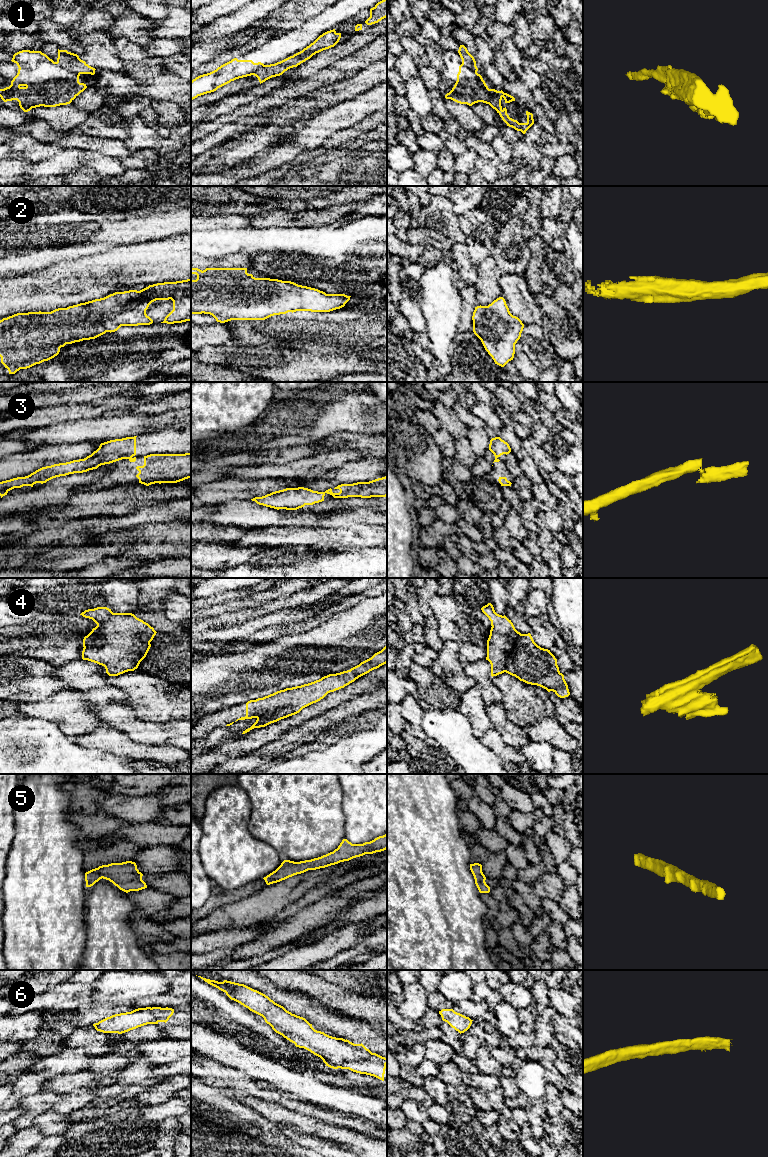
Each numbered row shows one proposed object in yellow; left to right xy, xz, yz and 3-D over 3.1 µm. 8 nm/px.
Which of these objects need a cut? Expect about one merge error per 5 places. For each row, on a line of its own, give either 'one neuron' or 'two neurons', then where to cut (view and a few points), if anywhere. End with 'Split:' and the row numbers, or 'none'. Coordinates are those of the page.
1: two neurons | xy (56, 62), (79, 74)
2: one neuron | no cut
3: two neurons | xy (131, 457), (129, 459)
4: one neuron | no cut
5: one neuron | no cut
6: one neuron | no cut
Split: 1, 3

